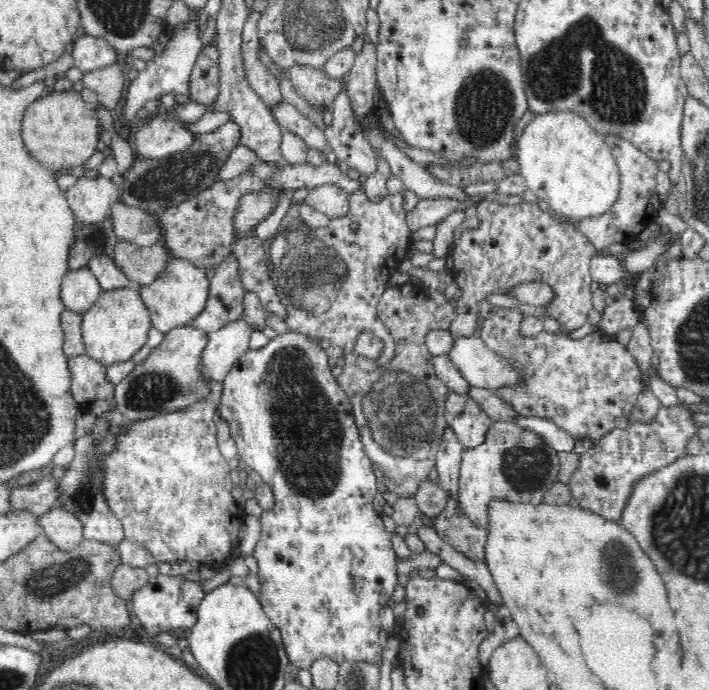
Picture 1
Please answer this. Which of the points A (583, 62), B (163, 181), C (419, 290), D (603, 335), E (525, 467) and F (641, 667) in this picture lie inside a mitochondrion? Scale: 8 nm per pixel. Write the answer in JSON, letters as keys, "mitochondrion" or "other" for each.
{"A":"mitochondrion","B":"mitochondrion","C":"other","D":"other","E":"mitochondrion","F":"other"}

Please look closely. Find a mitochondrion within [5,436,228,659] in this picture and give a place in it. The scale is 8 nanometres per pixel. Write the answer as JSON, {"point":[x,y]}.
{"point":[48,583]}

